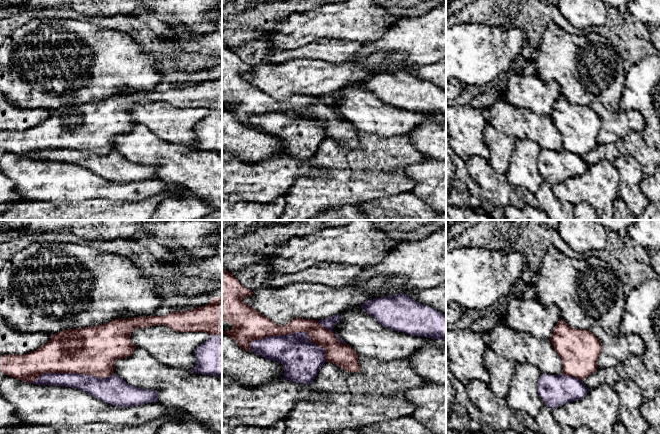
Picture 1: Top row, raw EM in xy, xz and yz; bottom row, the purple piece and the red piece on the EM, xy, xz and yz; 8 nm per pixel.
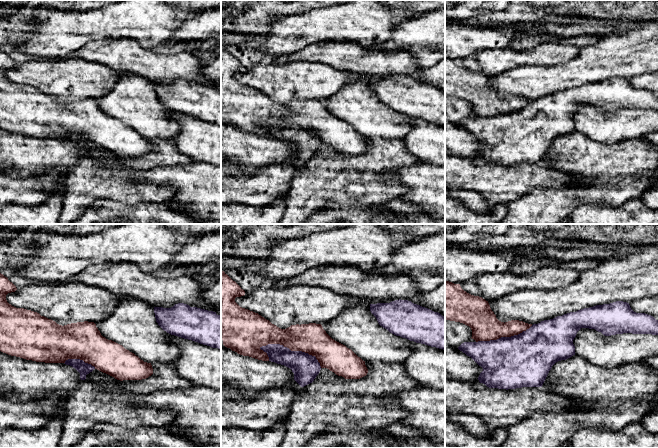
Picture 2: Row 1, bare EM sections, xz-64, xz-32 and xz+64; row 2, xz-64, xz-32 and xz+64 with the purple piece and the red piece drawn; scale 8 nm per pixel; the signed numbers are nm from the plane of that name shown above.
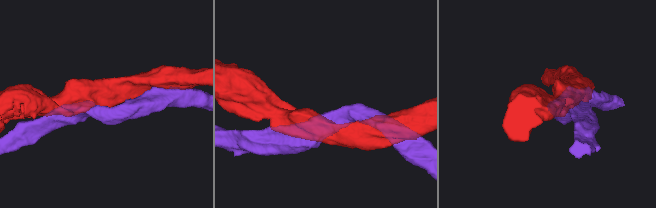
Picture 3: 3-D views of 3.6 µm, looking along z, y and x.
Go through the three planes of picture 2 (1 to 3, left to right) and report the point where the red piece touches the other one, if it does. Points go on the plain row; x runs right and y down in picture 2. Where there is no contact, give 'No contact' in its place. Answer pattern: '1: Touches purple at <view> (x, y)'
1: Touches purple at xz-64 (80, 136)
2: Touches purple at xz-32 (292, 127)
3: Touches purple at xz+64 (504, 113)

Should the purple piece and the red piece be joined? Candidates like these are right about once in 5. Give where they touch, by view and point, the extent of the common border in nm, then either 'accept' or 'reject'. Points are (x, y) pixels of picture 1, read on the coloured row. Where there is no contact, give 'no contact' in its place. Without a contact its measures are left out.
meets purple in xz at (294, 332); contact 650 nm long; reject

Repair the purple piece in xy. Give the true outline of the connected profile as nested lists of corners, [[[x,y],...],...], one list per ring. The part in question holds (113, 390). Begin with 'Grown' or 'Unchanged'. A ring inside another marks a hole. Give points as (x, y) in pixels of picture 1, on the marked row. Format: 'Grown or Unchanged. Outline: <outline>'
Unchanged. Outline: [[[43,373],[31,383],[77,388],[98,400],[122,408],[158,402],[157,391],[131,386],[115,374],[98,378],[87,374]]]

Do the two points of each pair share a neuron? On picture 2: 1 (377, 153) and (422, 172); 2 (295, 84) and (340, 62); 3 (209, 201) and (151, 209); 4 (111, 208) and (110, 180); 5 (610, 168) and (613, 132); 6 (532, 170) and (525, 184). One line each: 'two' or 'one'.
1: two
2: two
3: two
4: two
5: two
6: one

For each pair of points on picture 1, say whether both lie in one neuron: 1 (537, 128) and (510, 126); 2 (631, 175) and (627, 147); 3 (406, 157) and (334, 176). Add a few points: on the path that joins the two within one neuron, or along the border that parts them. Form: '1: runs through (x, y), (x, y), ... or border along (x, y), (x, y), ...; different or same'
1: runs through (530, 126), (517, 126); same
2: border along (621, 153), (632, 156), (640, 165), (642, 173); different
3: runs through (388, 157), (385, 157), (371, 171), (352, 175); same

